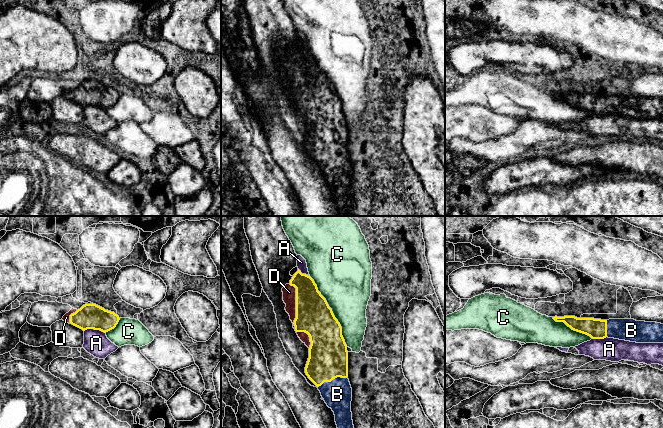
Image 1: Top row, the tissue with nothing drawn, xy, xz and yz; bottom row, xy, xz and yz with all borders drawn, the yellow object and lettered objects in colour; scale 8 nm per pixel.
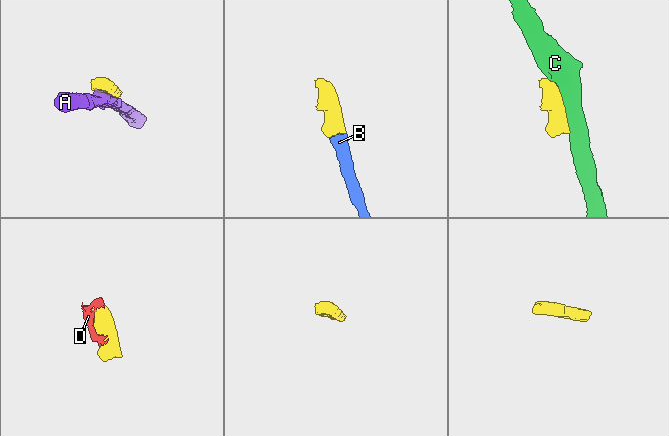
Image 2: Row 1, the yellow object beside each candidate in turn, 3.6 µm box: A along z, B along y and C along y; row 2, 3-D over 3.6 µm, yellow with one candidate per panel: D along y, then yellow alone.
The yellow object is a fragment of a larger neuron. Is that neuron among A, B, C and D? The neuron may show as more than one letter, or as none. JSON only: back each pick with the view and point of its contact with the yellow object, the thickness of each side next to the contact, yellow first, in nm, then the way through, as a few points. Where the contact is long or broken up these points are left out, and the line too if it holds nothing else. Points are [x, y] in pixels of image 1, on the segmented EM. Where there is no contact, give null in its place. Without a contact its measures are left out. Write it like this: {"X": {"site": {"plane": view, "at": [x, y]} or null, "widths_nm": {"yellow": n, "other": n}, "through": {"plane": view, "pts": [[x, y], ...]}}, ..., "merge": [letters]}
{"B": {"site": {"plane": "xz", "at": [331, 380]}, "widths_nm": {"yellow": 320, "other": 240}, "through": {"plane": "xz", "pts": [[328, 357], [328, 371], [331, 380], [337, 394]]}}, "D": {"site": {"plane": "xz", "at": [296, 305]}, "widths_nm": {"yellow": 280, "other": 110}}, "merge": ["B", "D"]}

